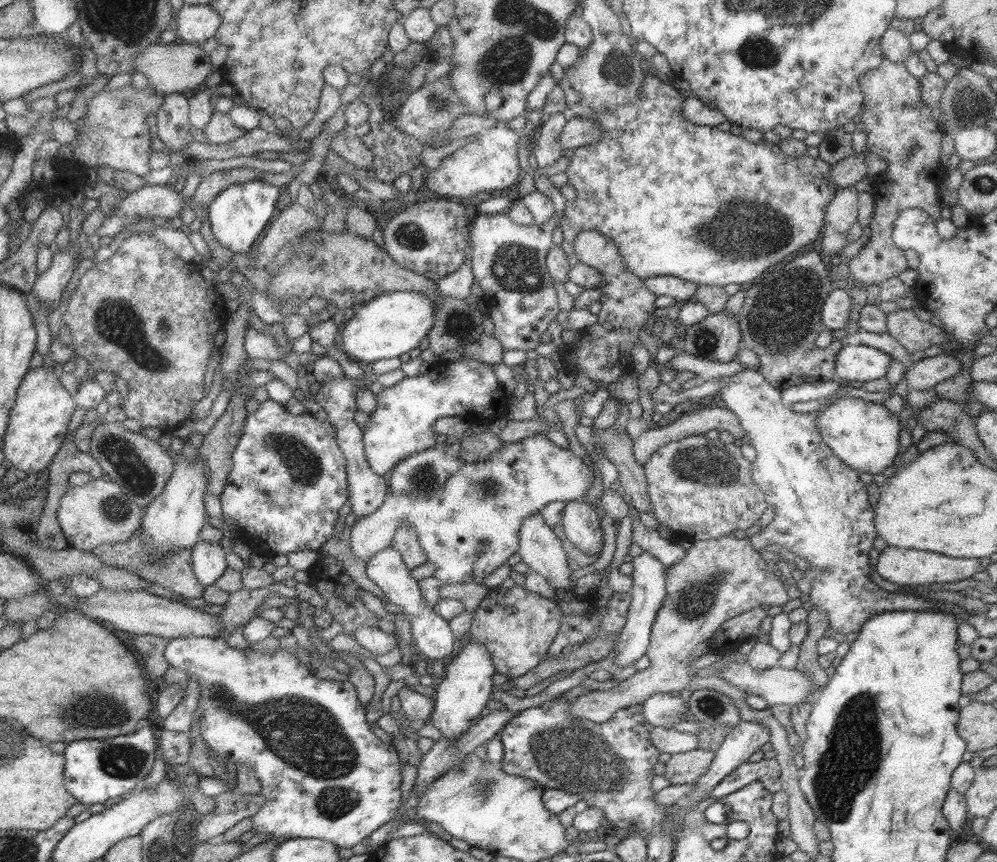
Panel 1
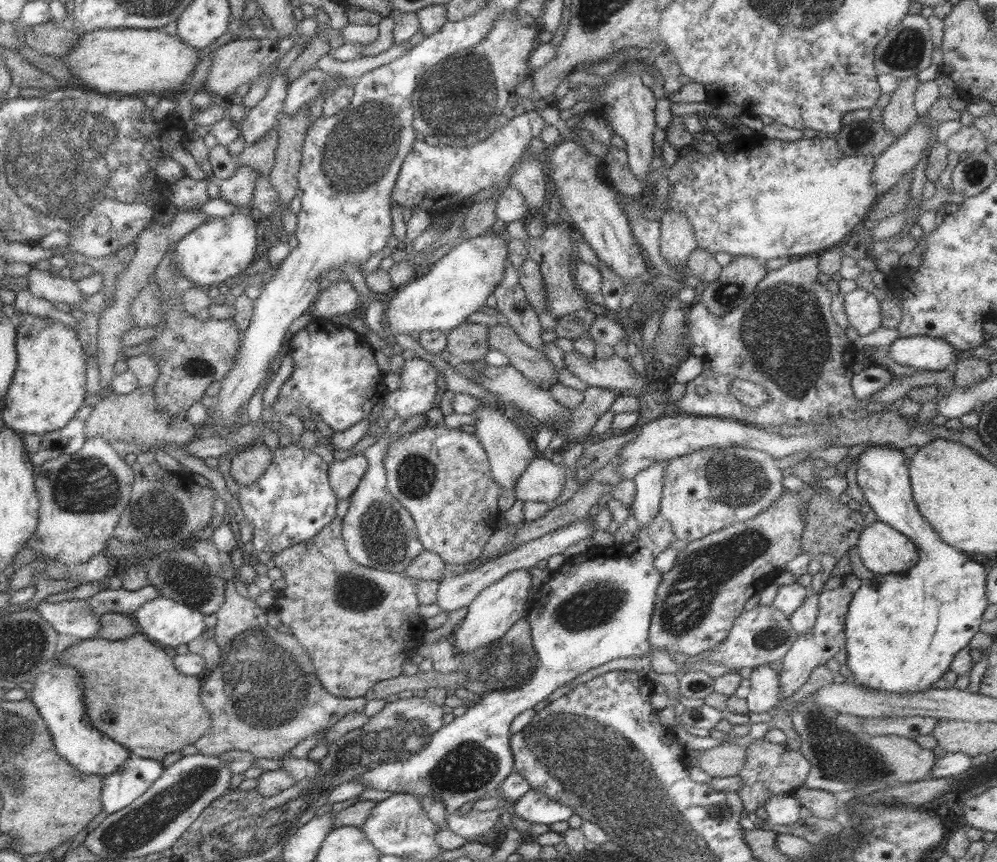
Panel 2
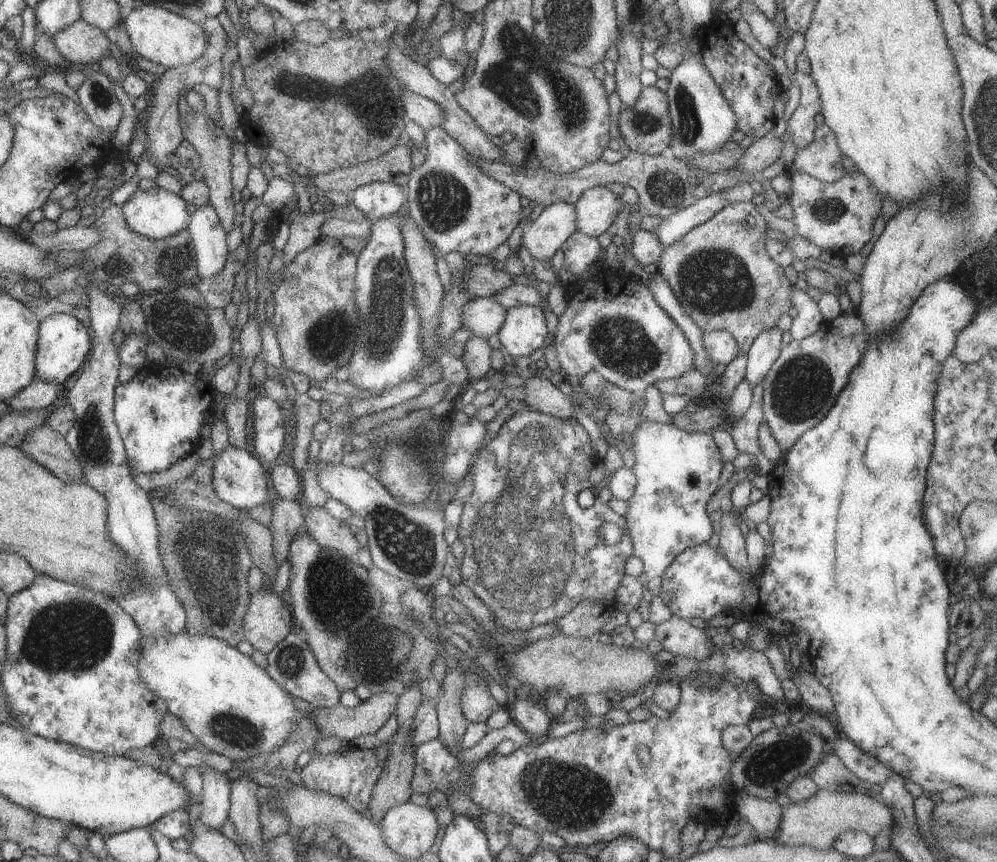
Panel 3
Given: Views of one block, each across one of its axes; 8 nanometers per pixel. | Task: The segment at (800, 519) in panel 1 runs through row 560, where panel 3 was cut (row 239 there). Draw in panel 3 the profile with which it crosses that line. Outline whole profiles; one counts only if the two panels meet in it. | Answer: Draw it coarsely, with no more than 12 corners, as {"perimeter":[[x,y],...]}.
{"perimeter":[[791,167],[796,236],[840,258],[882,203],[855,169],[826,183]]}

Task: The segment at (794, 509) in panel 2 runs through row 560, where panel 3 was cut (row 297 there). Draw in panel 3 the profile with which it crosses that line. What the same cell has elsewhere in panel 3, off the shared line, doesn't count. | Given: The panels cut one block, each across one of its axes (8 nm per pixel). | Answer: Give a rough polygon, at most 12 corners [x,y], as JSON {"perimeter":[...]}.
{"perimeter":[[751,201],[667,245],[657,274],[738,355],[791,307]]}

